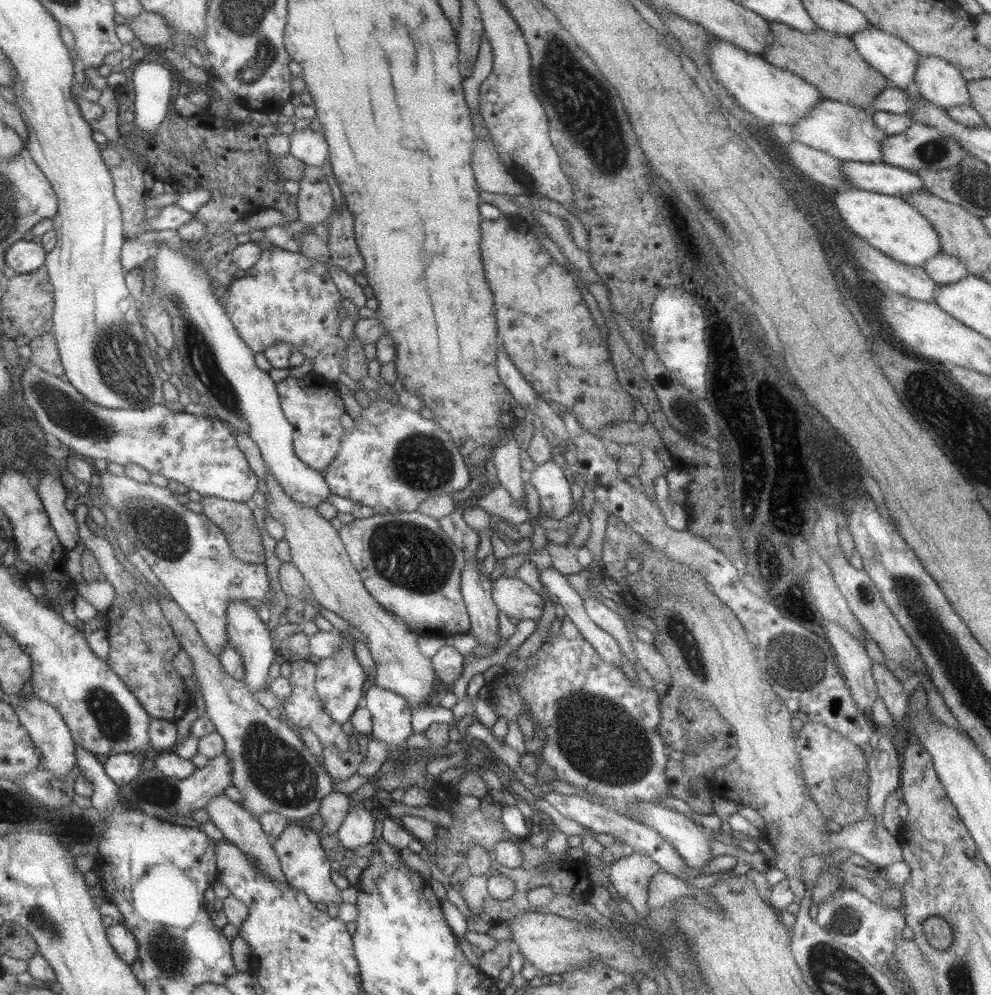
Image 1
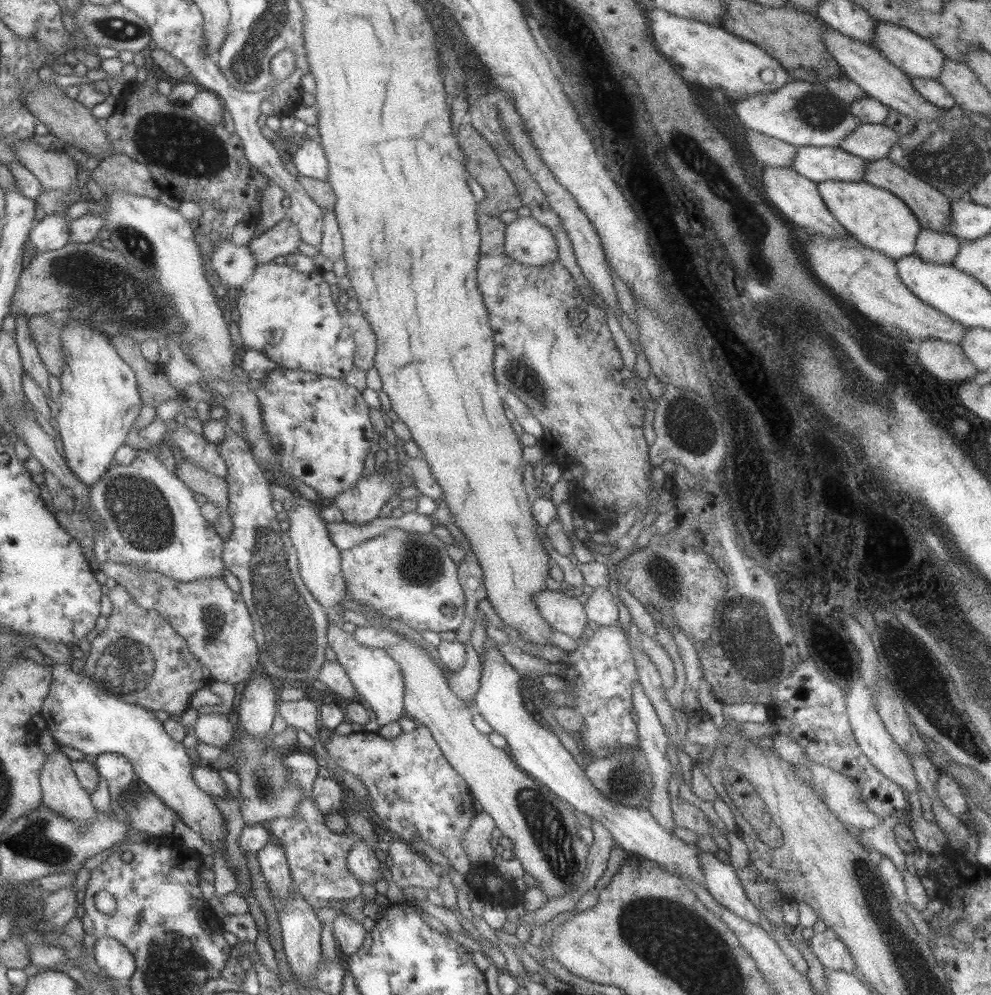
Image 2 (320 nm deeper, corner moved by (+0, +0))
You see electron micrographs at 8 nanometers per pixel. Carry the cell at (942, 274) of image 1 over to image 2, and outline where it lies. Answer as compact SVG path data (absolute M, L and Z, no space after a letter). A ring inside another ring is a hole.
M921 227L915 237L914 254L924 261L949 265L960 241L949 233Z

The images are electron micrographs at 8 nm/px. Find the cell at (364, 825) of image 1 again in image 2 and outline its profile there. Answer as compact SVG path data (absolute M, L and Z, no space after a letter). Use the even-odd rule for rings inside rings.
M357 840L357 844L349 849L346 863L349 872L358 879L359 883L367 882L373 885L376 880L382 878L383 868L375 857L375 853L361 840Z

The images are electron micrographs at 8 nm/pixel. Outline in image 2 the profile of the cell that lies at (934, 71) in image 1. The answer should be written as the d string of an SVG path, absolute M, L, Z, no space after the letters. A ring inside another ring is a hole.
M887 21L874 22L873 44L874 48L890 64L897 67L909 78L937 79L943 70L944 55L925 38L920 38L908 28Z

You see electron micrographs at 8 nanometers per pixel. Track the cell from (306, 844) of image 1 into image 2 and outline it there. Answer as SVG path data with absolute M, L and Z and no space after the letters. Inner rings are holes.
M341 912L332 922L331 929L337 951L343 957L353 954L361 946L367 933L361 923L353 922L347 914Z

